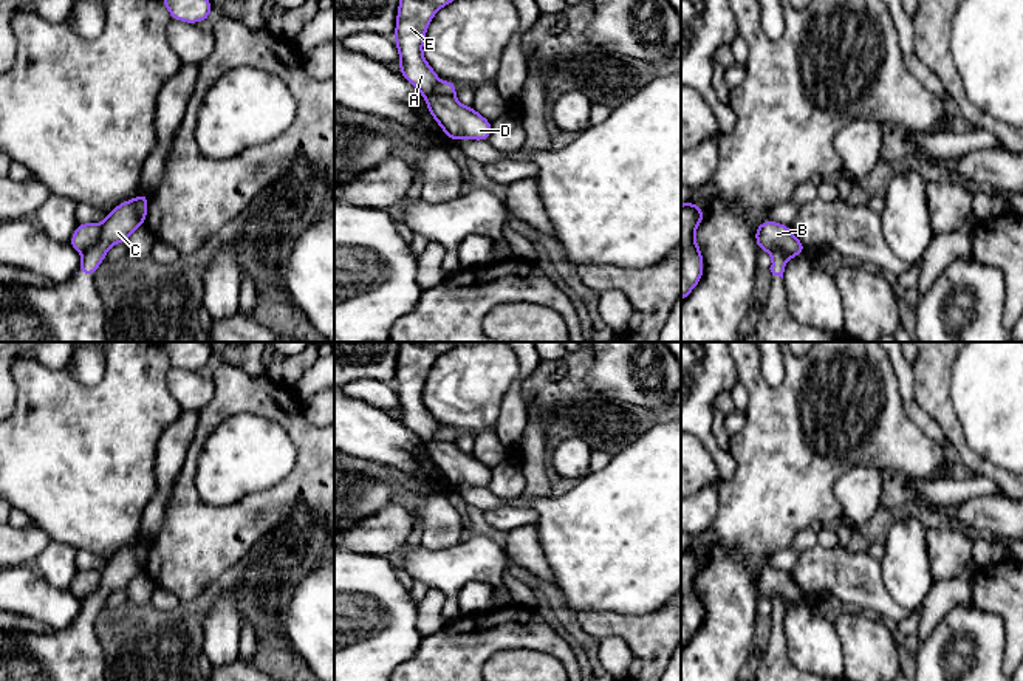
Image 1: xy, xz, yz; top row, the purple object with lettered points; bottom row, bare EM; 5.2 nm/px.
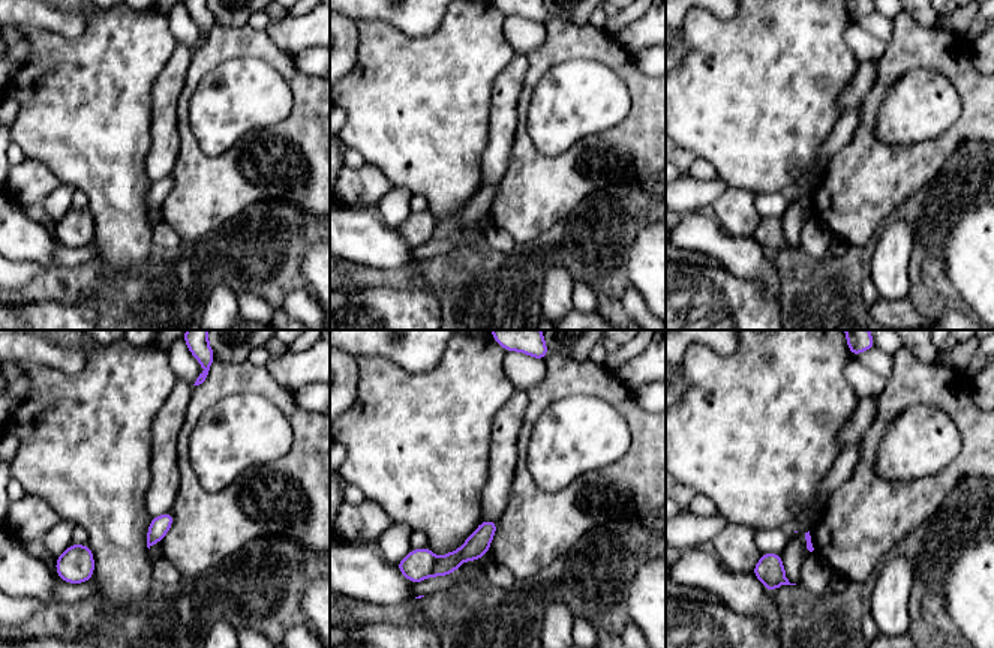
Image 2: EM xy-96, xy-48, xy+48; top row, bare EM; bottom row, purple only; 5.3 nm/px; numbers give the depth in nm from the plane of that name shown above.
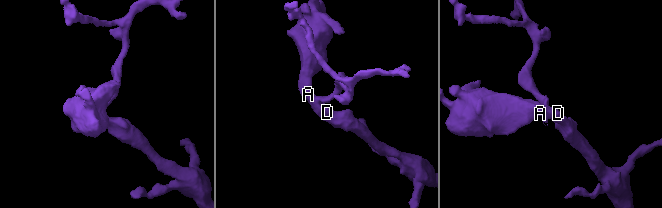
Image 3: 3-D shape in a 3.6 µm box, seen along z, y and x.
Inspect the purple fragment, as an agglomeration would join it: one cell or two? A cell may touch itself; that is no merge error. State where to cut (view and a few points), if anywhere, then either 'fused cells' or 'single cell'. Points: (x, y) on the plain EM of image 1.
cut xy (101, 571), (98, 587), (82, 599); fused cells

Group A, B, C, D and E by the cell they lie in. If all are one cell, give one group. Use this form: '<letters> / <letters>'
A B D E / C

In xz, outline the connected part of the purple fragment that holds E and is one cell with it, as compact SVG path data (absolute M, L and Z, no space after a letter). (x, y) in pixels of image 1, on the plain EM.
M401 342L393 381L399 399L399 419L424 443L429 460L440 471L449 488L488 488L492 469L483 464L474 453L460 450L455 443L436 440L435 435L440 423L423 401L429 370L440 354L460 344Z

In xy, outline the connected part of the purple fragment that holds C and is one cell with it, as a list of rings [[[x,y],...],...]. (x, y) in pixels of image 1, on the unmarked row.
[[[149,540],[119,549],[101,570],[99,588],[82,599],[77,619],[93,622],[105,607],[107,597],[116,590],[125,590],[130,580],[144,573],[147,563]]]

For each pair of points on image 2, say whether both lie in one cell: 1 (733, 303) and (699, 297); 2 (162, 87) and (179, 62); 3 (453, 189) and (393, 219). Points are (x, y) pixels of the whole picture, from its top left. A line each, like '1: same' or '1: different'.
1: same
2: same
3: different

